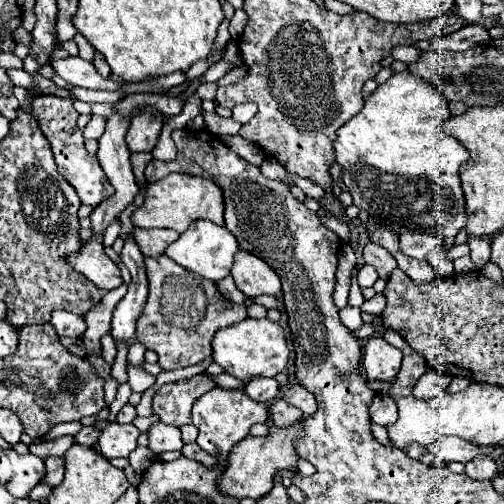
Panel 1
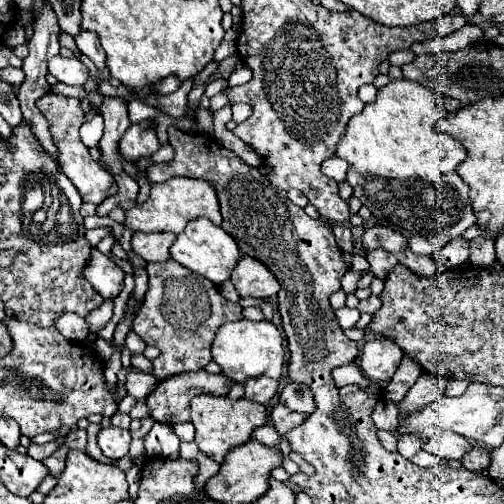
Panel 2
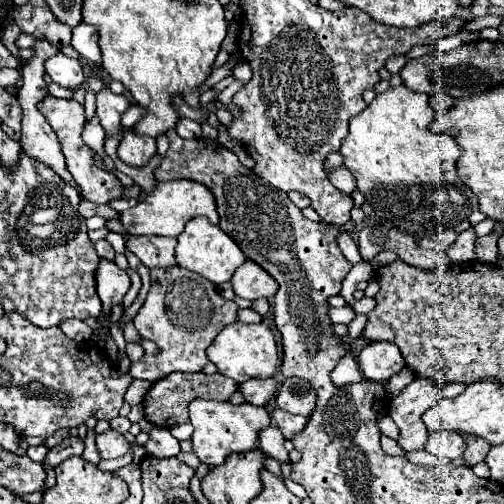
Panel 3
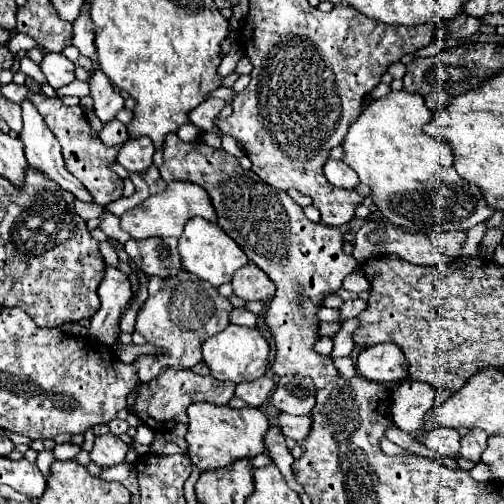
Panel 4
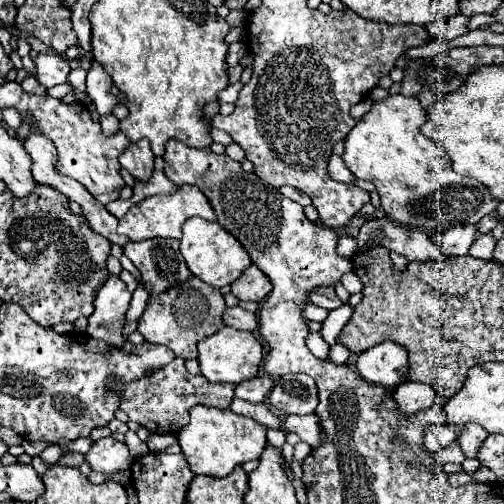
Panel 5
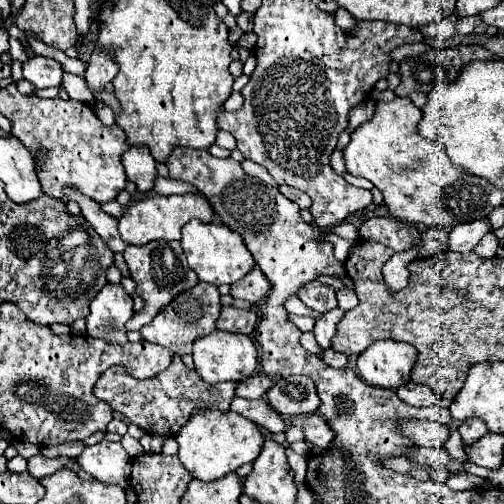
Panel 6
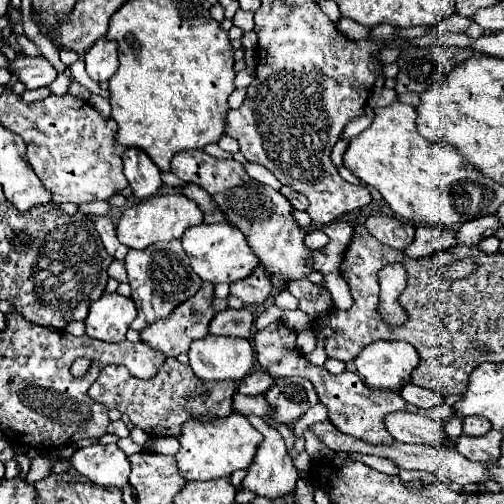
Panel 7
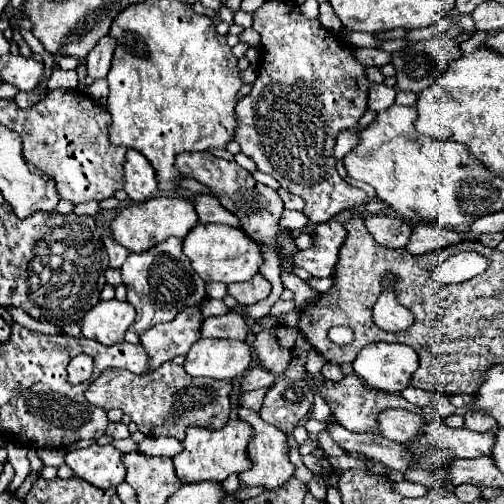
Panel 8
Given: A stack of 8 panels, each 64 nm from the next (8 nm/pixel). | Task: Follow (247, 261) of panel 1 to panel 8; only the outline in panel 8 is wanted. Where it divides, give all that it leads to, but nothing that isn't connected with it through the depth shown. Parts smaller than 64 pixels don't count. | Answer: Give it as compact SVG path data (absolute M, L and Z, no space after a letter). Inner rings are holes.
M256 274L248 282L228 284L228 294L234 296L238 300L238 304L242 304L242 306L256 304L256 302L268 298L268 294L270 294L270 282L262 274Z

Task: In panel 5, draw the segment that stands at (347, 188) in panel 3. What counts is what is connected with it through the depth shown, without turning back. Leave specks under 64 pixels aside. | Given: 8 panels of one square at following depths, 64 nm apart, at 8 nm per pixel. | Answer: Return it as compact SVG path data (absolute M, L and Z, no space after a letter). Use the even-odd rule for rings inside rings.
M336 154L330 156L328 174L330 174L330 178L334 178L334 180L338 180L338 182L344 182L344 184L352 184L352 180L354 180L352 172L346 168L346 164L342 162L342 158L336 156Z

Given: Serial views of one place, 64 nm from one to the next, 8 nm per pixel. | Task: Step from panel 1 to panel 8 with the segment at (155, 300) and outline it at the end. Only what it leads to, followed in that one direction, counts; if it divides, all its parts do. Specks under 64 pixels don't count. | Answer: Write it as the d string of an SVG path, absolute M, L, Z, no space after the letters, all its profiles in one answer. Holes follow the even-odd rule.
M198 306L182 310L176 320L166 324L156 324L154 328L140 334L140 344L148 354L148 370L156 370L164 362L186 356L190 346L200 338L202 314Z

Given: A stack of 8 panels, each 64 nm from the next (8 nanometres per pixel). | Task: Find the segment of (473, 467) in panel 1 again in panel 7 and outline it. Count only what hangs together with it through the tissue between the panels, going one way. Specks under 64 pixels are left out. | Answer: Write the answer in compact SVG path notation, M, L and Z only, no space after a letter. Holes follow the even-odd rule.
M466 416L464 418L464 432L468 436L482 436L488 430L492 430L492 424L488 424L488 420L484 420L482 416Z

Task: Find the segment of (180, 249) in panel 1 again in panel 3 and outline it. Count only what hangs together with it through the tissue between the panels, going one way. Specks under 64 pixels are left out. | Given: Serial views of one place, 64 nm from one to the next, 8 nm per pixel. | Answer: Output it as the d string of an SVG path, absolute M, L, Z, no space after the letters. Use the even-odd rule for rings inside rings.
M198 216L198 218L192 218L186 224L184 232L178 236L176 262L178 262L178 266L182 266L186 270L192 270L192 272L200 274L202 278L210 280L212 284L220 286L220 284L228 282L232 278L234 270L246 262L246 256L234 244L234 240L226 232L220 230L220 226L214 226L204 216Z

